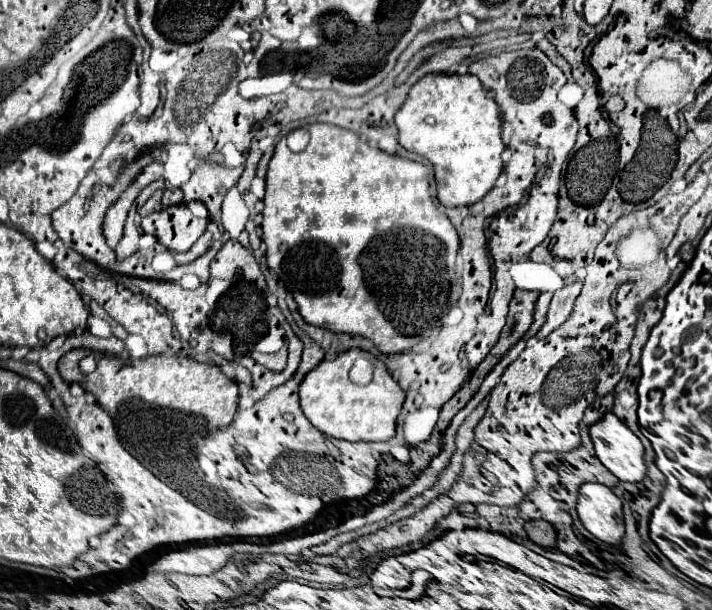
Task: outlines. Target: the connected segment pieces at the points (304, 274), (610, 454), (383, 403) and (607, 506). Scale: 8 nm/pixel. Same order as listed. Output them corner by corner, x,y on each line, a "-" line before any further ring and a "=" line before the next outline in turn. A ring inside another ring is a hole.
311,123
311,125
307,125
307,131
311,133
311,141
303,151
299,151
299,153
289,151
285,139
281,139
269,161
269,169
267,169
267,177
265,177
267,187
265,187
265,199
263,199
265,209
263,209
263,223
261,223
261,229
263,229
261,239
267,245
267,251
265,251
267,267
271,271
275,271
277,277
281,277
283,285
293,293
293,299
297,301
297,309
299,309
301,317
305,319
305,323
317,325
317,327
323,327
323,329
329,329
335,333
361,335
361,337
373,341
375,347
385,355
407,351
421,339
429,337
431,331
435,331
439,327
439,319
441,319
443,311
447,309
447,299
449,299
449,289
451,289
449,279
455,271
455,255
459,249
457,231
451,225
451,221
447,219
447,215
431,199
427,167
423,163
409,161
409,159
403,159
397,155
389,155
389,153
361,141
353,131
347,131
347,129
341,129
335,125
=
607,411
597,423
593,423
589,427
589,435
595,445
595,453
597,453
599,461
605,467
609,467
609,471
613,475
617,475
621,481
631,481
631,483
639,483
645,479
645,475
647,475
645,447
643,447
641,439
615,413
=
347,349
347,351
337,353
333,359
323,359
299,383
299,405
301,405
303,415
309,419
309,423
313,427
317,427
321,433
335,437
335,439
343,439
343,441
389,441
395,435
395,419
401,411
403,401
405,401
405,393
393,381
385,363
375,359
371,353
361,351
361,349
-
359,357
367,357
373,363
373,379
369,385
355,385
349,379
349,371
=
583,483
579,489
577,515
591,535
609,545
619,545
625,535
623,505
611,487

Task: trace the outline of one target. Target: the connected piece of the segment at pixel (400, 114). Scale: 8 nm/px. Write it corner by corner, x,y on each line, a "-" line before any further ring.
427,73
411,89
395,115
399,143
433,163
437,199
445,207
473,205
491,191
503,169
499,107
481,81
467,73

